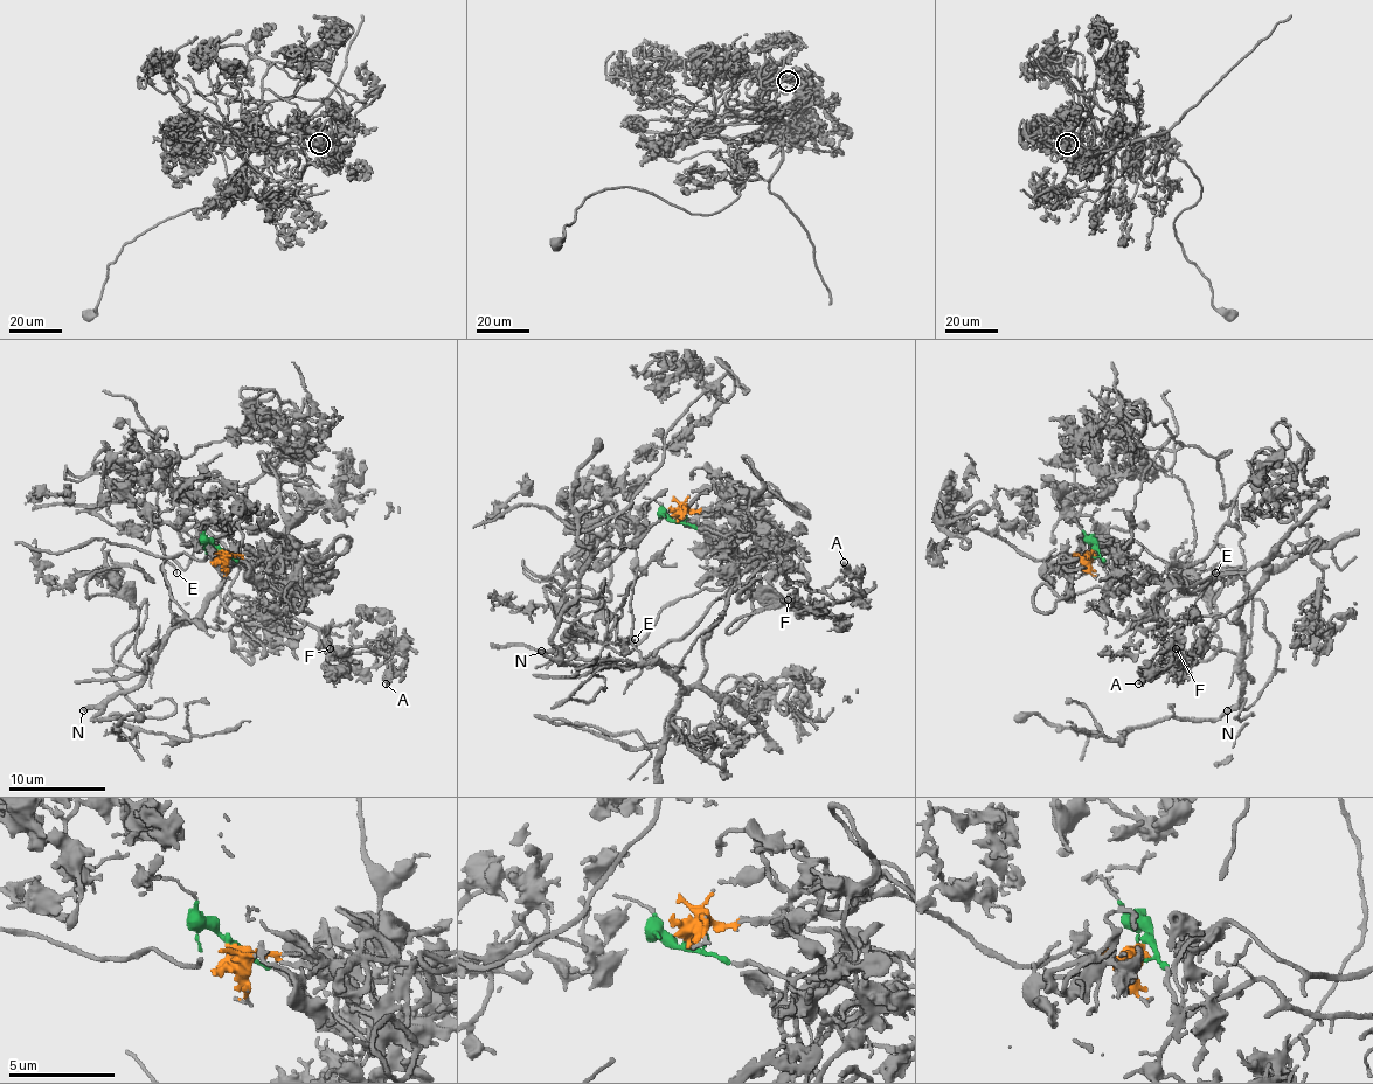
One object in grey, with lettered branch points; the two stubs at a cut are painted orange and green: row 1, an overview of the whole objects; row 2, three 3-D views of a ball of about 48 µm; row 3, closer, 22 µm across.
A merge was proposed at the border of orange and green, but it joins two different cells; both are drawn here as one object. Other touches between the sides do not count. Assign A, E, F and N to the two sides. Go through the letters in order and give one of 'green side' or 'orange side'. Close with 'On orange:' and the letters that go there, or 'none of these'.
A: orange side
E: green side
F: orange side
N: green side
On orange: A, F

